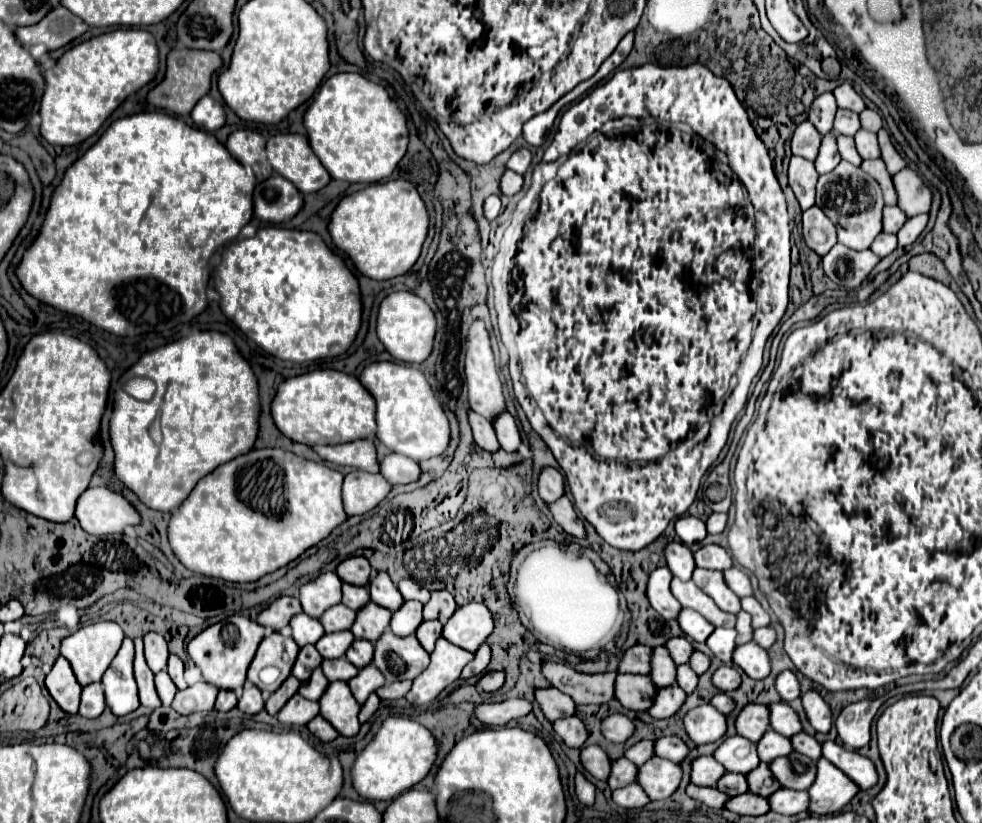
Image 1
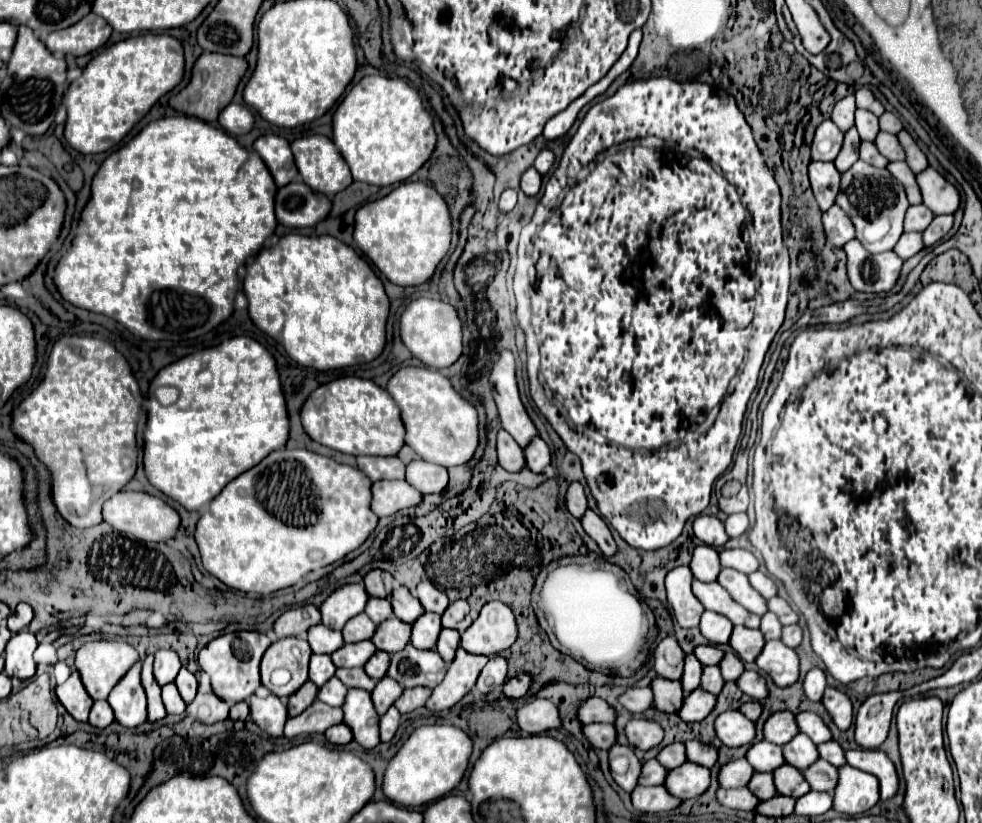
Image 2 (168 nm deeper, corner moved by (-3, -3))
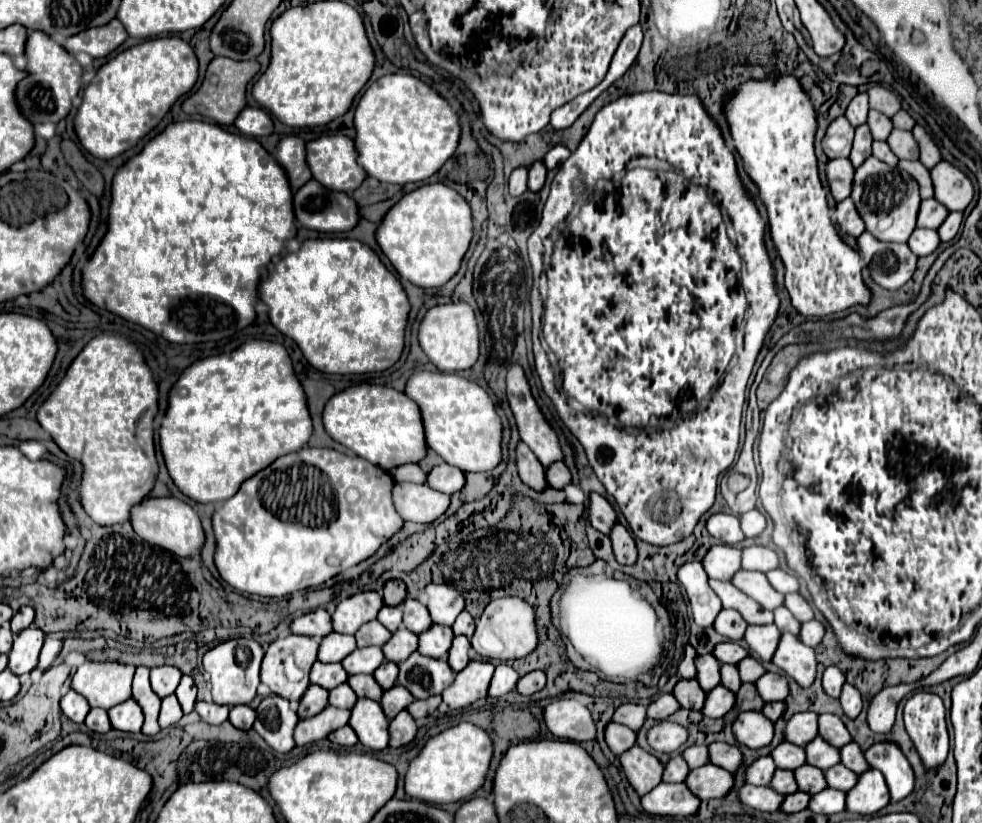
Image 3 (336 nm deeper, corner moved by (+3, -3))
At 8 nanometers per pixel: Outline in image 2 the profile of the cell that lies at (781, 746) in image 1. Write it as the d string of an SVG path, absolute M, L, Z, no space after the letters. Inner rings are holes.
M798 733L792 741L788 741L788 745L782 747L784 747L784 761L788 765L796 765L796 769L804 769L818 759L816 745L804 733Z

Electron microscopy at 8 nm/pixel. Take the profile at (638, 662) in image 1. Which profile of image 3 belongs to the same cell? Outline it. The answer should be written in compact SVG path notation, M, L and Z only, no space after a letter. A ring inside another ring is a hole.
M692 645L686 647L686 655L684 661L678 665L678 675L682 679L694 679L696 677L696 669L694 669L694 657L696 657L696 649Z

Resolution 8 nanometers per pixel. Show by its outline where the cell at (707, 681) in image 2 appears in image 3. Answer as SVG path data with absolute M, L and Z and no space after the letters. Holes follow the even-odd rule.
M722 665L722 685L730 691L738 691L742 687L742 679L738 679L738 667L736 665Z

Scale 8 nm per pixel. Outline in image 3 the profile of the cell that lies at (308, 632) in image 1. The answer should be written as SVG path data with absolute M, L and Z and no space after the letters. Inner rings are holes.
M330 633L322 639L320 651L318 651L318 661L322 663L340 663L354 651L358 645L352 635L342 635L342 633Z

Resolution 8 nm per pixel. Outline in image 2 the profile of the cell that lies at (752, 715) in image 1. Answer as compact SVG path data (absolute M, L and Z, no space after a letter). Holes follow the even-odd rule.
M790 711L772 713L766 719L766 723L762 727L762 733L764 733L764 739L774 743L774 745L788 743L798 733L798 727L796 727L796 721L794 721L794 713L790 713Z

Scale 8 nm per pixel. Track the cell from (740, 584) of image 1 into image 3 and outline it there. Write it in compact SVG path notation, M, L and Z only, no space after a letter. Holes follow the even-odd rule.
M774 569L774 571L768 571L766 573L772 587L780 593L796 593L800 589L800 579L784 569Z

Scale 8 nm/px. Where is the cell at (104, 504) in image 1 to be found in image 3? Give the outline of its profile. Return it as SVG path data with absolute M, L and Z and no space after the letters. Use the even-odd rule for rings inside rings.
M150 497L144 503L136 505L132 511L134 513L130 521L132 521L134 531L148 543L158 545L170 553L176 553L180 557L192 557L206 543L206 533L202 529L198 513L188 503L176 497Z

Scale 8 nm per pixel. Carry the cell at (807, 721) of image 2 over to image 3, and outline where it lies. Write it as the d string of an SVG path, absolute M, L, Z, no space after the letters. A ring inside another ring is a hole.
M830 713L820 715L818 725L820 725L820 737L826 739L828 743L836 745L836 747L842 747L842 745L852 741L850 731L846 729L844 721L838 715L830 715Z

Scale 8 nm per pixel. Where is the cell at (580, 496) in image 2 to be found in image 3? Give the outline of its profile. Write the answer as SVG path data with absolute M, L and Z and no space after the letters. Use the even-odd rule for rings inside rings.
M592 493L590 497L590 509L588 509L588 521L598 529L602 531L604 535L610 533L610 529L618 523L618 511L614 509L614 505L598 495L598 493Z

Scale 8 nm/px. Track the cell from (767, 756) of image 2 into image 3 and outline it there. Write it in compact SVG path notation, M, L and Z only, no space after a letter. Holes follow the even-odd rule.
M782 743L772 751L772 759L780 769L798 769L806 765L806 749L794 743Z

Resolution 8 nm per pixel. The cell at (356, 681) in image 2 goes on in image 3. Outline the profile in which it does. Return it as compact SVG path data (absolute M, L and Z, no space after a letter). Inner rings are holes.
M350 675L348 685L358 693L358 697L366 697L374 701L380 701L384 693L378 681L374 681L374 675Z

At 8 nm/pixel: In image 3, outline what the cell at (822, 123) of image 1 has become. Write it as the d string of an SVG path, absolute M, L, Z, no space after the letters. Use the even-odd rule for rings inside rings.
M858 93L852 103L846 109L846 117L850 119L852 125L862 125L862 121L866 121L866 113L870 111L868 105L868 93Z

